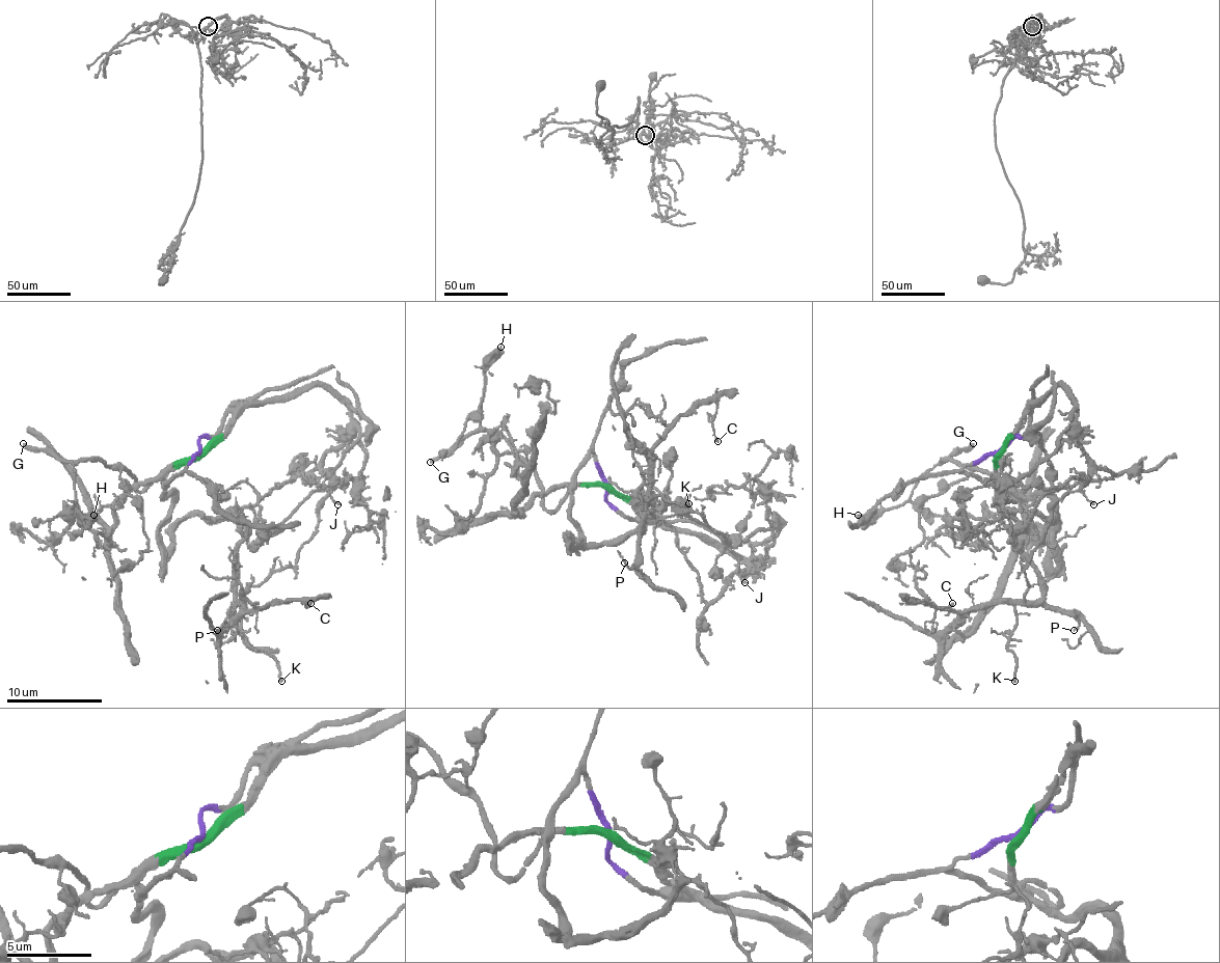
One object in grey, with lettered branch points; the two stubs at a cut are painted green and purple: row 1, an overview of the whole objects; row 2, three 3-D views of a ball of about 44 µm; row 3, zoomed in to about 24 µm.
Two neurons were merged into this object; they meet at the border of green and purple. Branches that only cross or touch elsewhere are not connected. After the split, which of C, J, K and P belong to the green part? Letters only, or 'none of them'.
none of them

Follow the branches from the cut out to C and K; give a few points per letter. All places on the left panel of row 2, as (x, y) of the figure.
C: (200, 452), (164, 488), (174, 521), (236, 514), (245, 528), (234, 596), (243, 609), (309, 602)
K: (200, 452), (164, 497), (174, 521), (236, 514), (245, 528), (241, 626), (281, 681)

